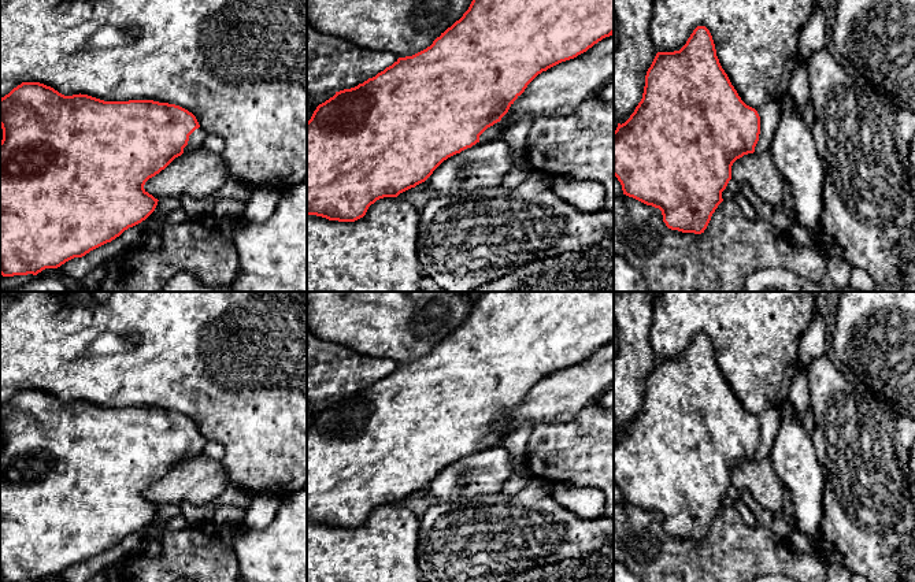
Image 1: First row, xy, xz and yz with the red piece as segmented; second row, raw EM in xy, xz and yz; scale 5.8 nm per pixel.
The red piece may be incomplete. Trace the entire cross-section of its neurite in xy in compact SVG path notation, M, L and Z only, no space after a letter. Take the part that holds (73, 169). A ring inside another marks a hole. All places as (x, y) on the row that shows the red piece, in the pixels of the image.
M22 82L0 99L0 274L3 277L37 275L45 268L58 268L74 257L82 257L90 251L111 242L125 230L145 220L156 208L158 199L149 194L145 182L164 170L175 157L201 148L207 133L196 116L188 110L153 100L104 101L88 94L64 96L40 82Z

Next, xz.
M473 0L463 16L426 49L399 58L355 88L336 92L307 122L307 215L355 222L371 204L425 182L448 157L477 142L501 140L501 119L542 71L614 34L614 0Z

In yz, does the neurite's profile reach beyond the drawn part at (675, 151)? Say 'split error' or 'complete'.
split error

